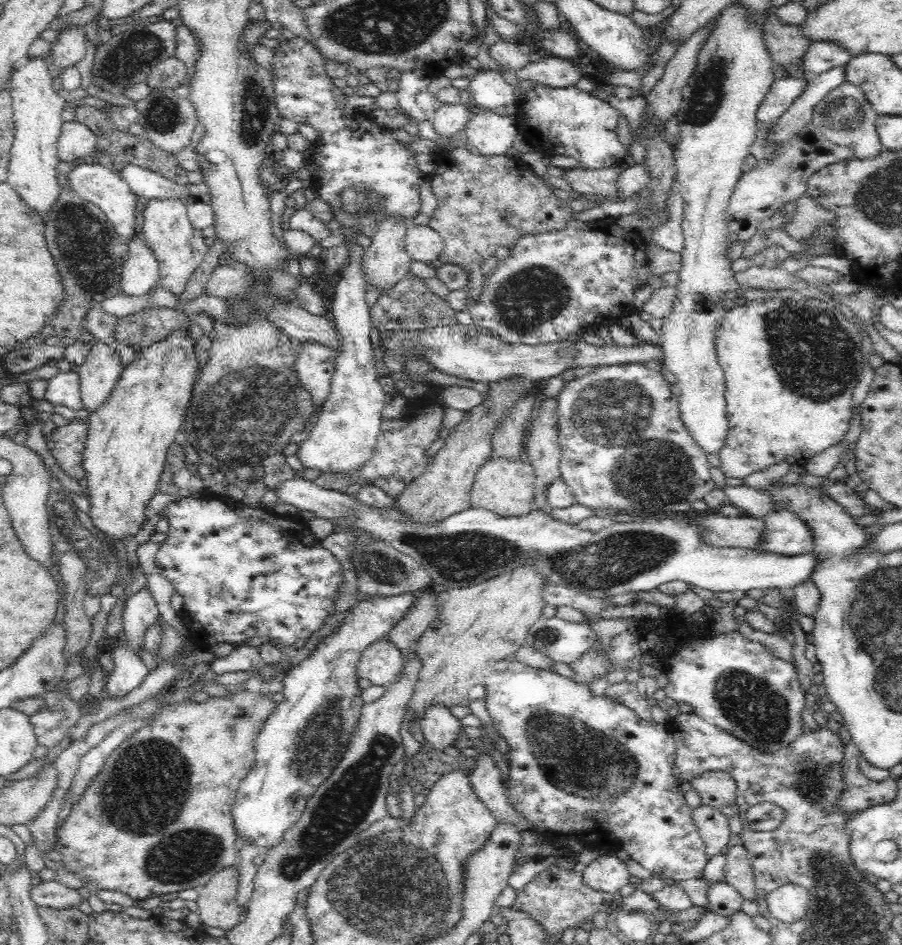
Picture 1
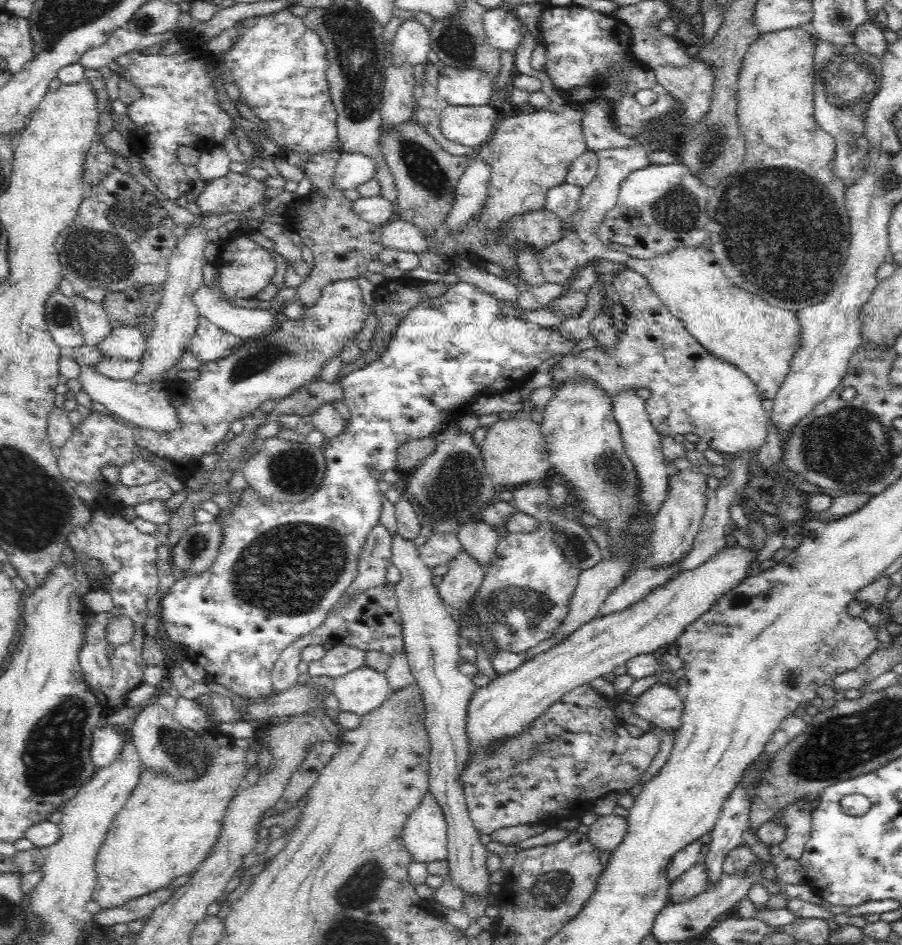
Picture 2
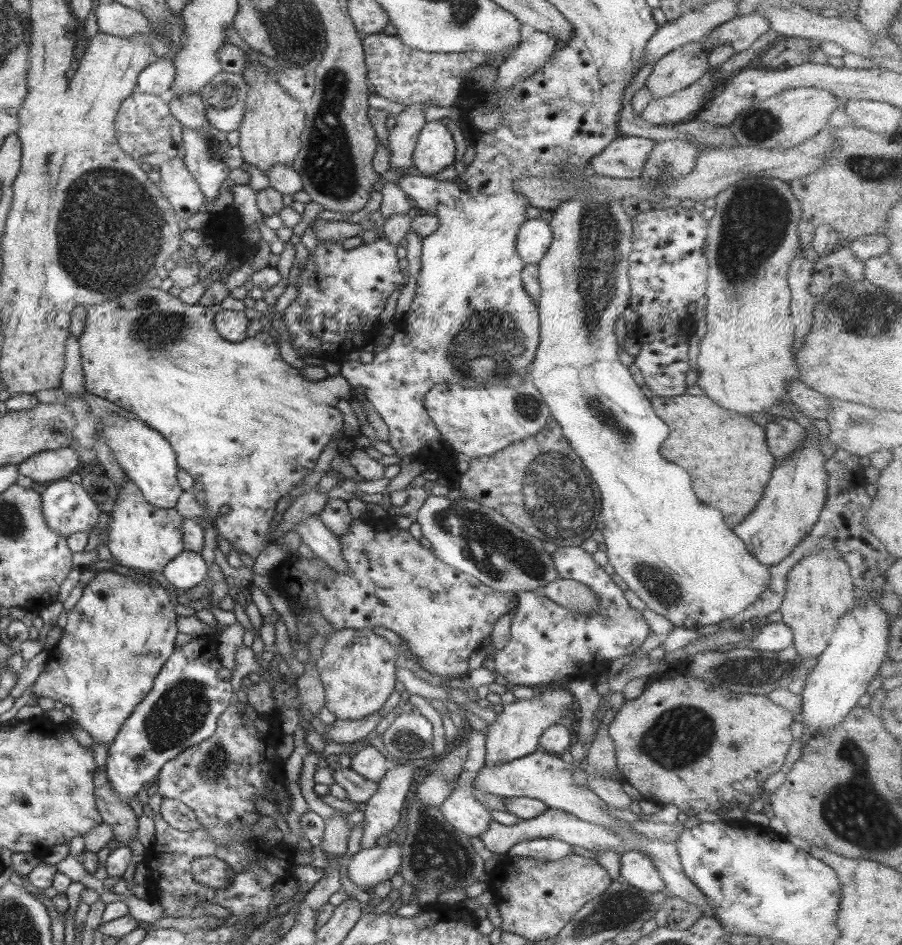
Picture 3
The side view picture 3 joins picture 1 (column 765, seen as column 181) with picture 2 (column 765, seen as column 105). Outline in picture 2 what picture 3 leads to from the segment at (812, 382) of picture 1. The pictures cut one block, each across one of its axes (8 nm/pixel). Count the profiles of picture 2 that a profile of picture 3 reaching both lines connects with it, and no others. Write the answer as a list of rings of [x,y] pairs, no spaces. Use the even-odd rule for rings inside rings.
[[[676,248],[668,255],[654,259],[630,258],[627,266],[648,280],[665,307],[683,322],[686,332],[704,347],[708,354],[748,376],[756,385],[762,400],[774,400],[780,386],[786,380],[796,350],[801,348],[802,323],[797,313],[772,306],[762,297],[734,284],[724,275],[712,251],[704,251],[701,248]]]

